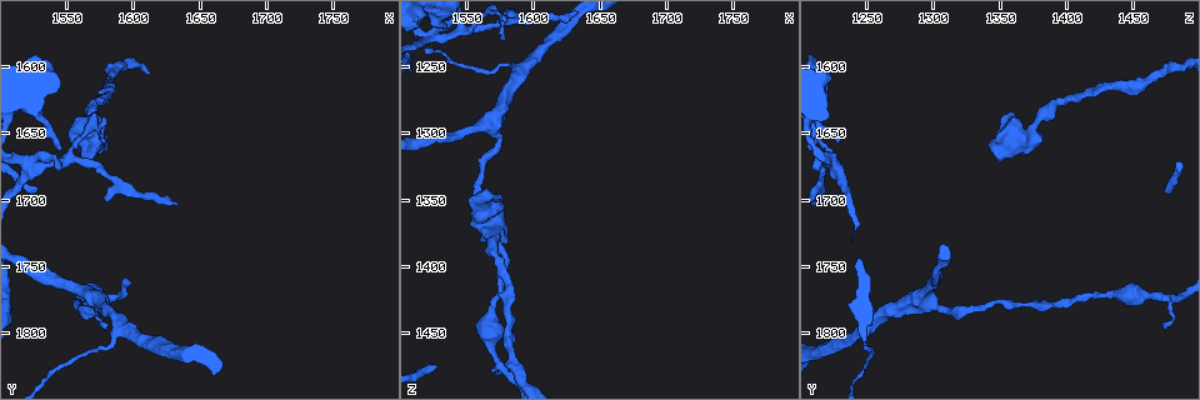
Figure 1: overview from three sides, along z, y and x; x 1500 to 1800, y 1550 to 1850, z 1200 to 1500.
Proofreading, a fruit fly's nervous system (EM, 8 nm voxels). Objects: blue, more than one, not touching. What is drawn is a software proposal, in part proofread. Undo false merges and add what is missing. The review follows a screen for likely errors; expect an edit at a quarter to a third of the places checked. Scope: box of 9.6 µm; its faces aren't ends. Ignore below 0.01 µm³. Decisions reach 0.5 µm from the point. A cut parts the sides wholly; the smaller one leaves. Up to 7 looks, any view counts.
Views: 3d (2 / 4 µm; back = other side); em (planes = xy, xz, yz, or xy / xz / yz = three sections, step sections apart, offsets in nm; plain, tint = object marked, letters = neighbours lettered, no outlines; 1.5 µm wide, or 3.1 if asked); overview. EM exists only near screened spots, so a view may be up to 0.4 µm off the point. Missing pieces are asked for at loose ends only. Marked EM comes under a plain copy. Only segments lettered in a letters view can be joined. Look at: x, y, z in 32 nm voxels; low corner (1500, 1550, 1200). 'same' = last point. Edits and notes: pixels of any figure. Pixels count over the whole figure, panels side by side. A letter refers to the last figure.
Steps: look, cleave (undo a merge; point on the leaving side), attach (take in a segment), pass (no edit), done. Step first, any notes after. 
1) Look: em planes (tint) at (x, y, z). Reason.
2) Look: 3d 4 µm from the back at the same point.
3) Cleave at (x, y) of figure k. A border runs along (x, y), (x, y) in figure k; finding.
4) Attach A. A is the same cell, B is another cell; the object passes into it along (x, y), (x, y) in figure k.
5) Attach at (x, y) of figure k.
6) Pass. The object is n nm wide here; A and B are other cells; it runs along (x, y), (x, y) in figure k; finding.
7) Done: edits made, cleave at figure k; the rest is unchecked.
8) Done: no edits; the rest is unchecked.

Look: em xy step 8 (tint) at (1566, 1770, 1434).

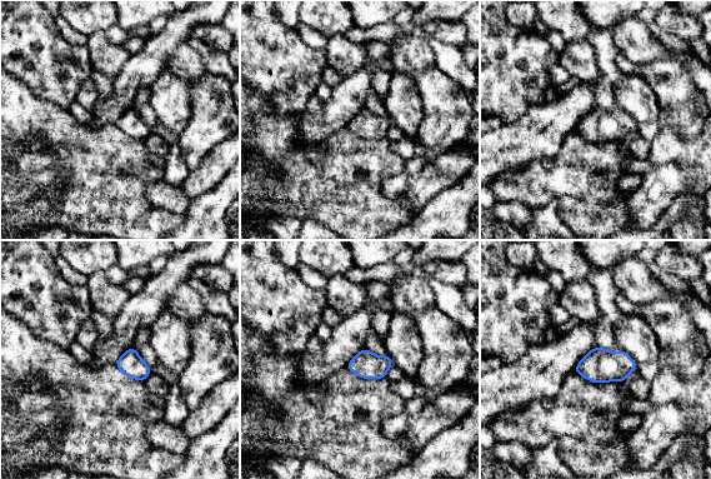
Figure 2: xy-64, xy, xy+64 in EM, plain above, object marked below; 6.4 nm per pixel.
Look: em yz step 4 (letters) at the same point.

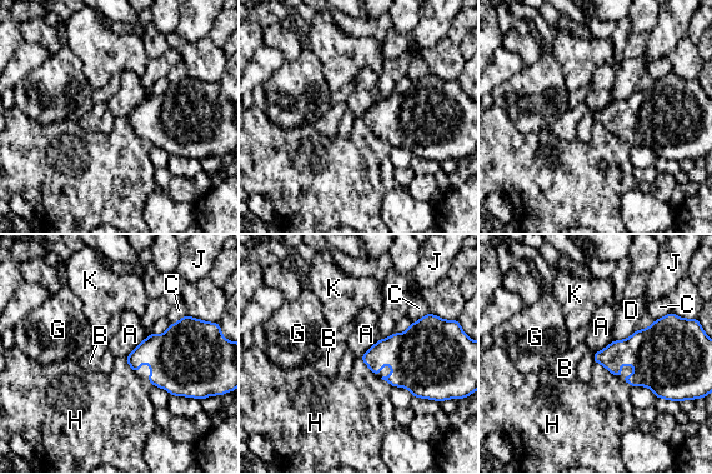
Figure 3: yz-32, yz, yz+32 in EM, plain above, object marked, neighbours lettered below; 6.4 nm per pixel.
Pass. A, B, C, D, G, H, J and K are other cells; a border runs along (148, 337), (125, 359) in figure 3; one cell here.

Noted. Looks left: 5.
Look: em yz step 8 (tint) at (1570, 1776, 1292). Branch point.

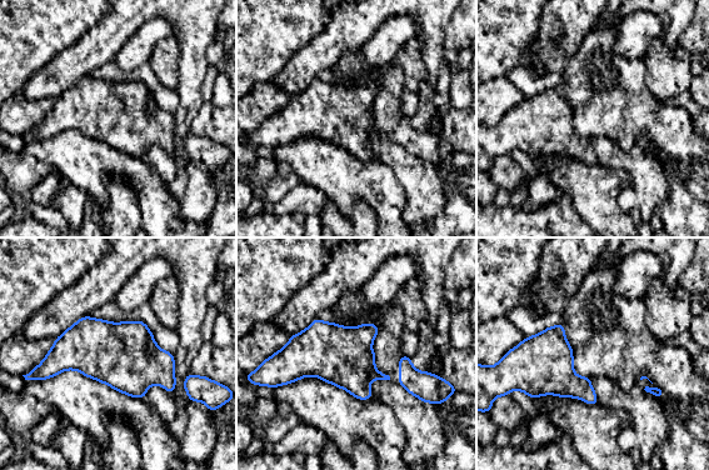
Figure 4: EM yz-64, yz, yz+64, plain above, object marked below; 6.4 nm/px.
Look: em planes (letters) at the same point. Another direction.

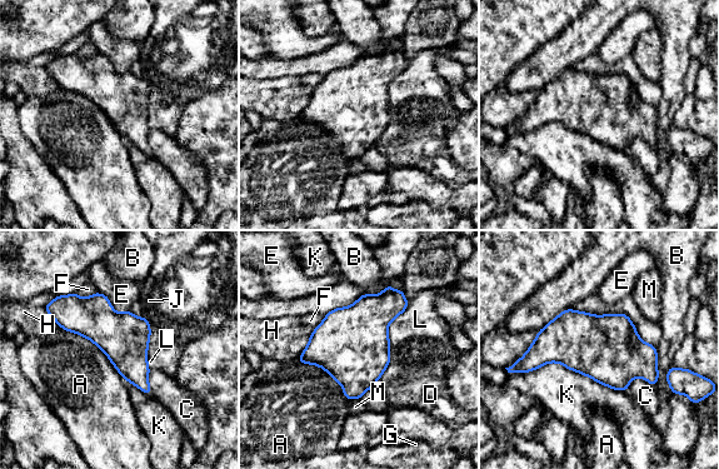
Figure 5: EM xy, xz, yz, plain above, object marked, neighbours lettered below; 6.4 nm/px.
Pass. The object is 320 nm wide here; A, B, C, D, E, F, G, H, J, K, L and M are other cells; a border runs along (61, 328), (90, 339), (128, 383) in figure 5; one cell here.

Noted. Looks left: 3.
Look: 3d 2 µm at (1526, 1676, 1228). Branch point.

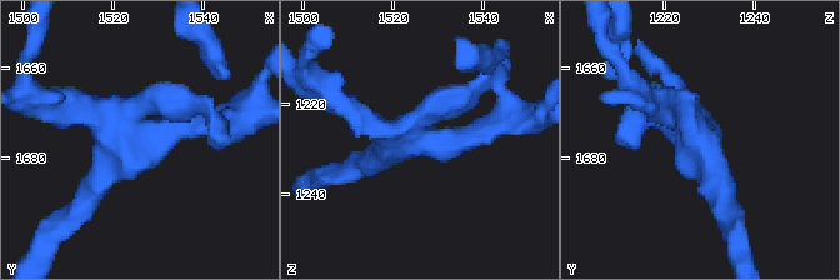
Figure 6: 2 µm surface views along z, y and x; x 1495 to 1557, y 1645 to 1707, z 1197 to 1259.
Look: em planes (tint) at (1523, 1676, 1228).

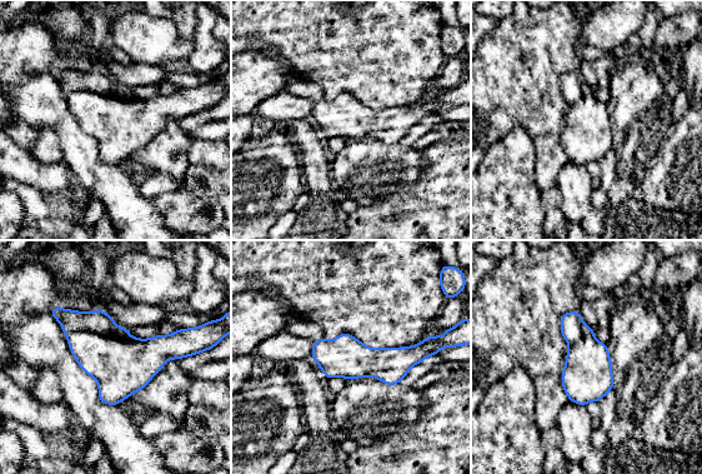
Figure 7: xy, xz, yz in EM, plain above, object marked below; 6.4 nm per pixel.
Look: em planes (letters) at the same point. See the neighbours.

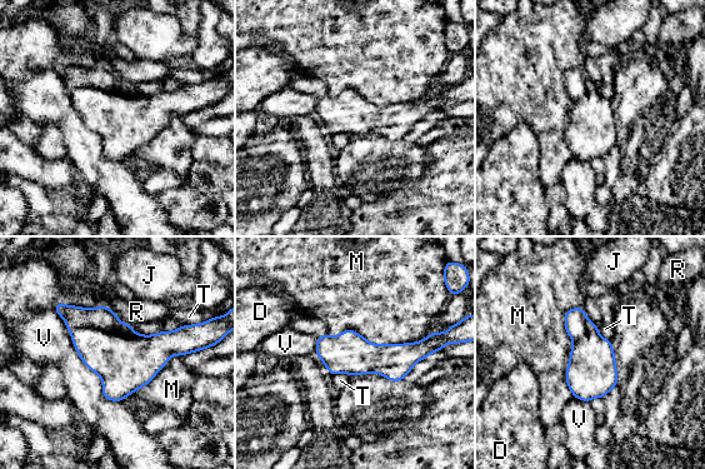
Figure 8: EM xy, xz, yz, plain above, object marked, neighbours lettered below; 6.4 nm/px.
Cleave at (121, 357) of figure 8. D, J, M, R, T and V are other cells; the part that leaves runs along (429, 344), (406, 355), (319, 350) in figure 8; a second cell is stuck on.

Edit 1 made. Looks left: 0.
Done: edits made, cleave at figure 8; the rest is unchecked.

